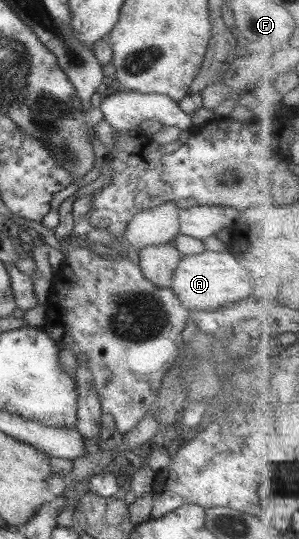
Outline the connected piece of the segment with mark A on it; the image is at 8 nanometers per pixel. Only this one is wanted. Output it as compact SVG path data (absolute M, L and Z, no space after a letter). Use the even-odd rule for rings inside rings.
M204 250L196 255L182 255L173 271L171 290L189 312L215 310L229 302L251 297L251 274L247 274L229 250Z

